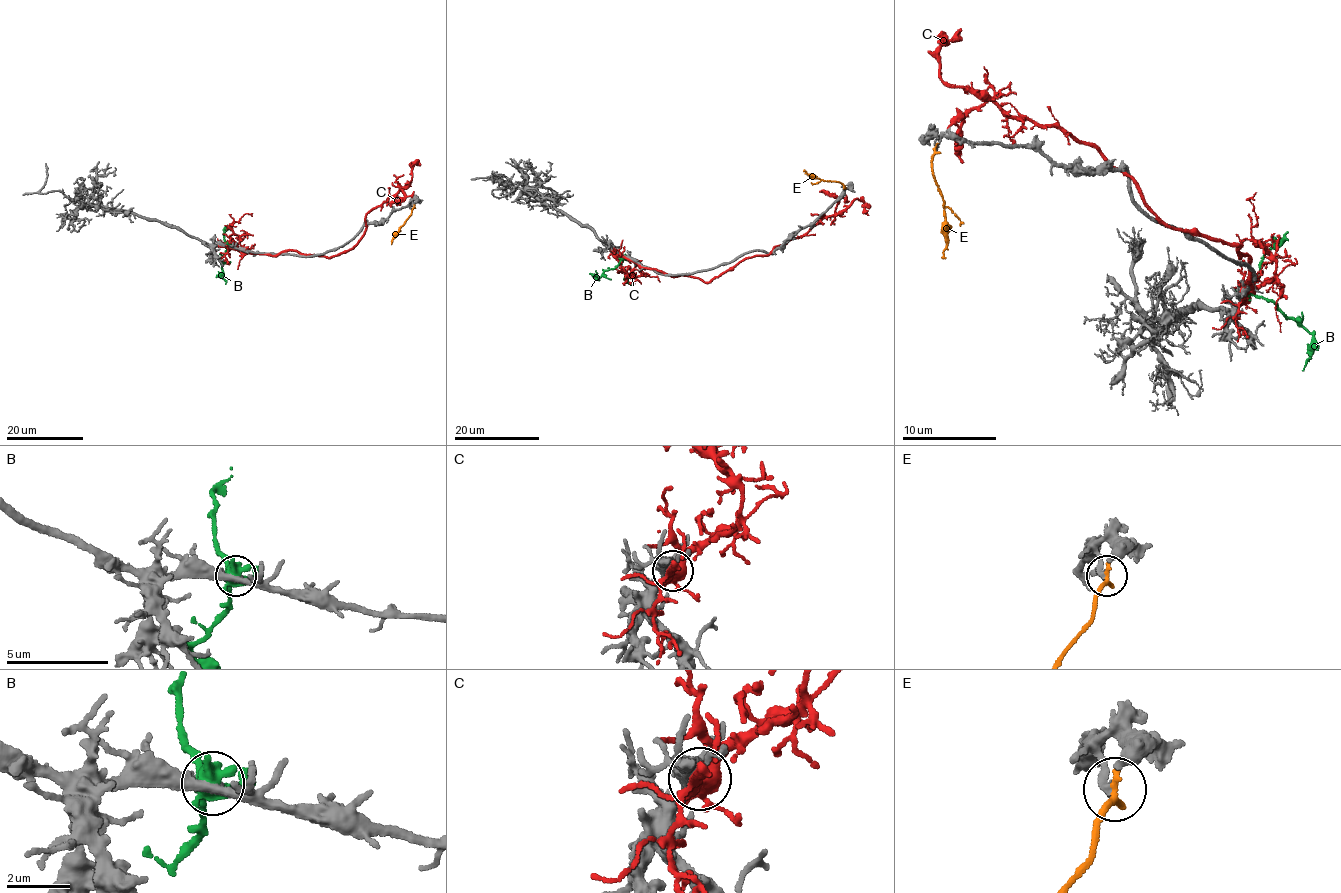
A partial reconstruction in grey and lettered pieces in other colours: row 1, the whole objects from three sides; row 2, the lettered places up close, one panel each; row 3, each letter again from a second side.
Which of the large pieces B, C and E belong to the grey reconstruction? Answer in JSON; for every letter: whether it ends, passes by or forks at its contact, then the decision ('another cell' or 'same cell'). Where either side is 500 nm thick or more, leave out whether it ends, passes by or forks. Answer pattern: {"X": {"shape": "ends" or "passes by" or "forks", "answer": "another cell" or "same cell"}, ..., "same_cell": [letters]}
{"B": {"shape": "forks", "answer": "another cell"}, "C": {"shape": "passes by", "answer": "another cell"}, "E": {"shape": "ends", "answer": "another cell"}, "same_cell": []}

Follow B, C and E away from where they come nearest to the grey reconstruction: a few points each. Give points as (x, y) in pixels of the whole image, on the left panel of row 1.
B: (228, 245), (219, 259), (221, 277), (226, 284)
C: (221, 245), (262, 254), (295, 249), (327, 258), (353, 248), (369, 212), (406, 188), (419, 161)
E: (414, 206), (392, 243)

